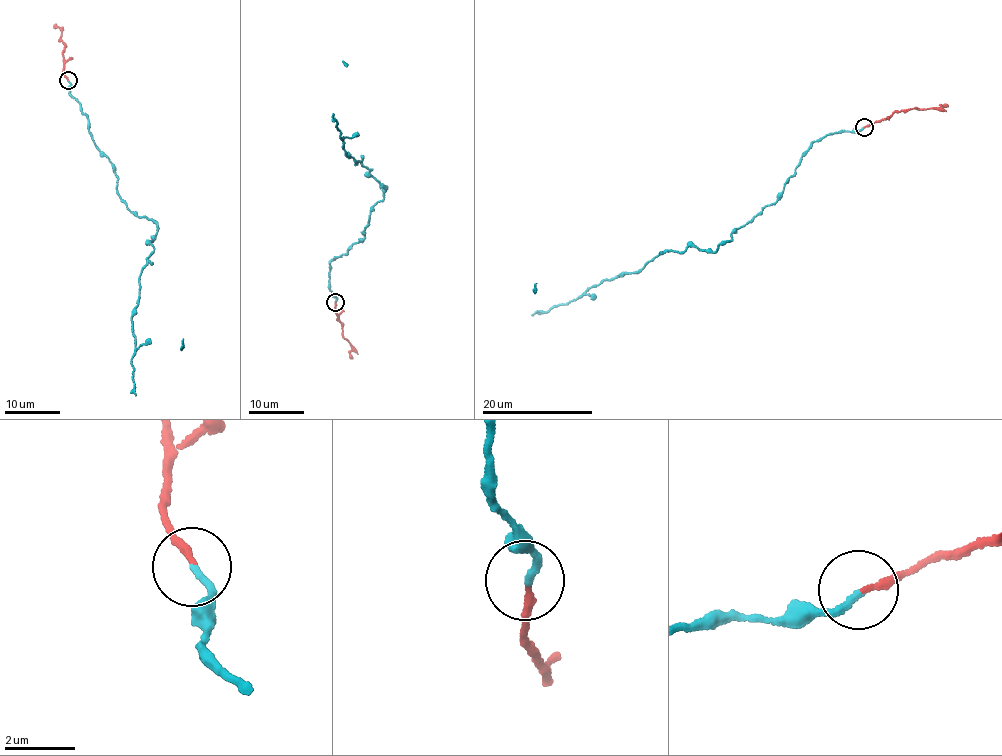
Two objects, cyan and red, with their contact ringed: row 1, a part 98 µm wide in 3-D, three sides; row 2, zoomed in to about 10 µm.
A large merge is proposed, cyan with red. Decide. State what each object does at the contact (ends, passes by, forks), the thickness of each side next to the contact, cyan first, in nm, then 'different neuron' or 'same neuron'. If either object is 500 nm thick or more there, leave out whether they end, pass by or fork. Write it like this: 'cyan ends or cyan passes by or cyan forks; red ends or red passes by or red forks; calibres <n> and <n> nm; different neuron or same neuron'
cyan ends; red ends; calibres 190 and 190 nm; different neuron

